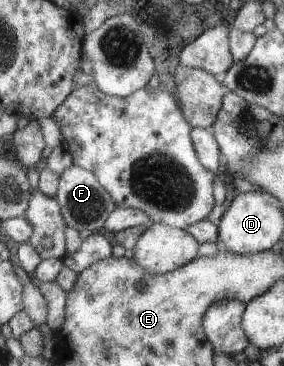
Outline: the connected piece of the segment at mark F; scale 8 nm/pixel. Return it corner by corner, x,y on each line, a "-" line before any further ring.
74,164
59,176
55,199
60,203
61,213
67,226
77,230
82,236
103,231
106,219
118,207
93,172

